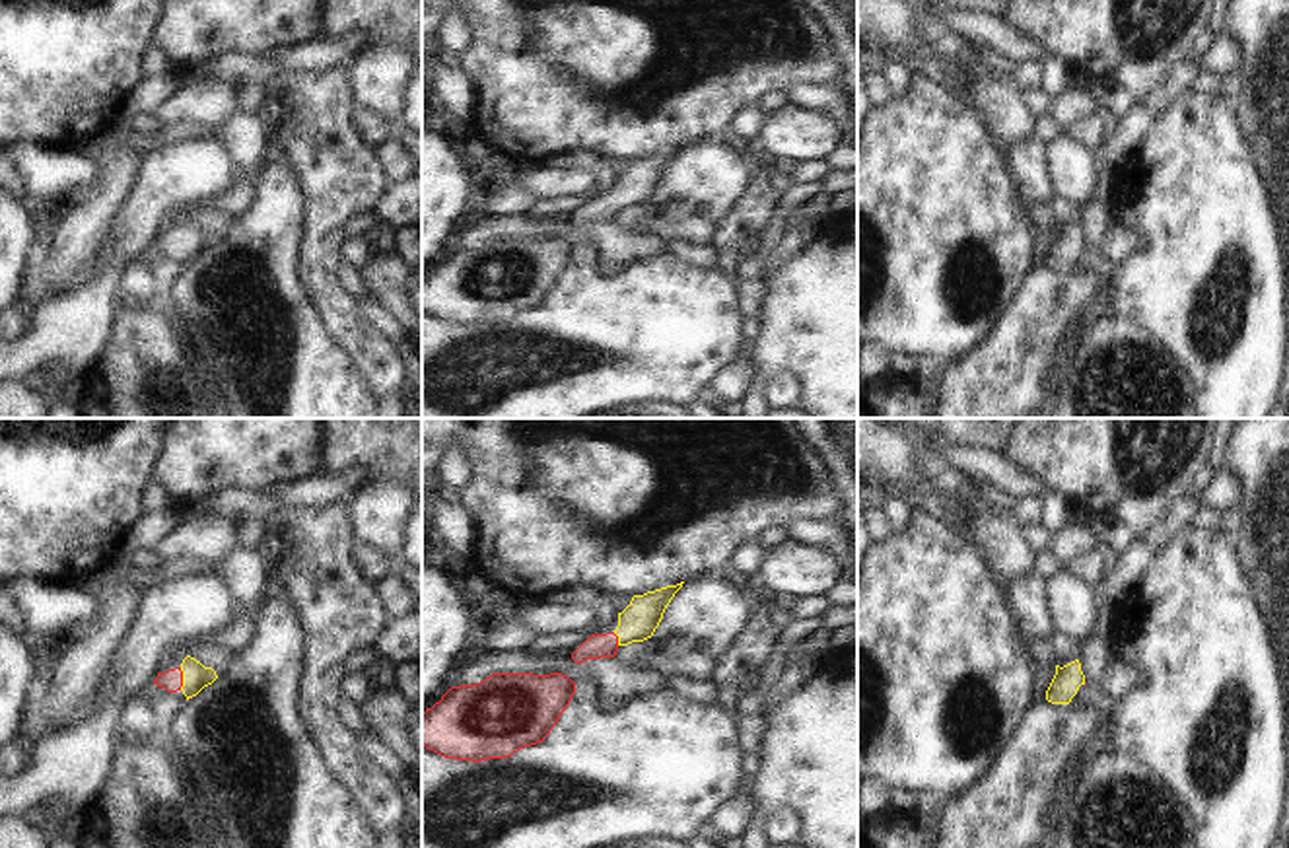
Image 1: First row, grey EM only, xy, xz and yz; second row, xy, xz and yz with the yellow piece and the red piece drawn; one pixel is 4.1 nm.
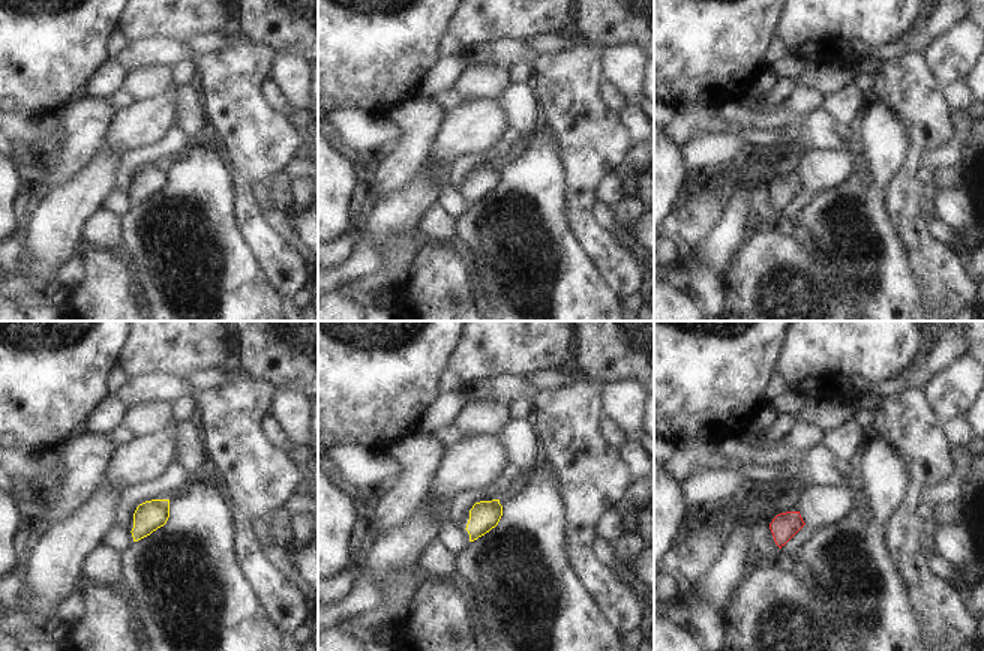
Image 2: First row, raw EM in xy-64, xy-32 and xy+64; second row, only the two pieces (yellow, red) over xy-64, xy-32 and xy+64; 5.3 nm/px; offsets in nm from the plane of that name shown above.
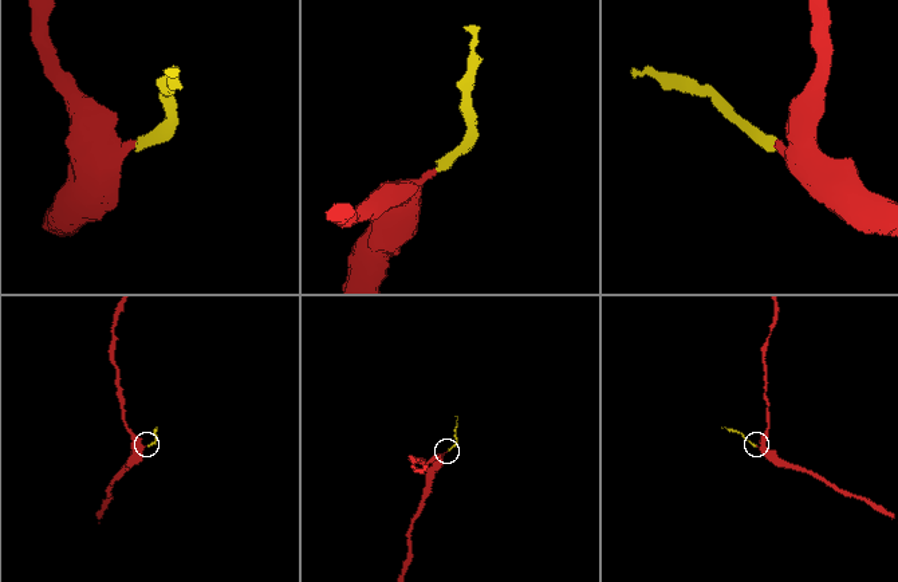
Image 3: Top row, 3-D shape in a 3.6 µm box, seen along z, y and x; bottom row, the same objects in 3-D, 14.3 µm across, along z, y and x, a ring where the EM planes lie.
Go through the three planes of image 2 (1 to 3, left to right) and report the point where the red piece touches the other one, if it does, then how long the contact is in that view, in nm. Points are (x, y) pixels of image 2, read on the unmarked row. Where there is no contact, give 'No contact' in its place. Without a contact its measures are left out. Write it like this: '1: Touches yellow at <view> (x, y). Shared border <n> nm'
1: No contact
2: No contact
3: No contact

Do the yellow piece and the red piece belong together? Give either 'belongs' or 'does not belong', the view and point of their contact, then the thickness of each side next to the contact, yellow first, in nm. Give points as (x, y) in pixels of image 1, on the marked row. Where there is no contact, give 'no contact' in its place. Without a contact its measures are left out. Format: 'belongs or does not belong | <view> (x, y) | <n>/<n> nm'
belongs | xy (183, 679) | 110/90 nm

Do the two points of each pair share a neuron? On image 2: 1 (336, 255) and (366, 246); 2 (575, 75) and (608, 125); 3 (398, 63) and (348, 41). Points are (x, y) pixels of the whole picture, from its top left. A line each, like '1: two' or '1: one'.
1: two
2: one
3: one

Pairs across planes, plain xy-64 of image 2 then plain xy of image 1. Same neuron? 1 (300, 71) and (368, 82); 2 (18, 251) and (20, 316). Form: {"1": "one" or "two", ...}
{"1": "one", "2": "one"}

